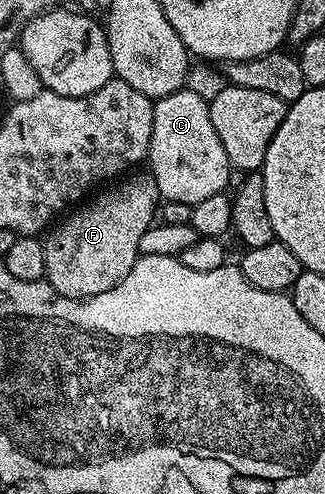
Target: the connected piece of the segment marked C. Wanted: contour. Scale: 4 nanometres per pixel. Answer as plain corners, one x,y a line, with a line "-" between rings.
183,88
154,102
148,172
156,180
156,188
165,201
188,204
190,207
200,204
200,200
208,200
208,196
216,196
227,189
232,167
224,152
224,144
220,144
220,136
216,136
216,128
212,128
210,103
196,96
196,92

